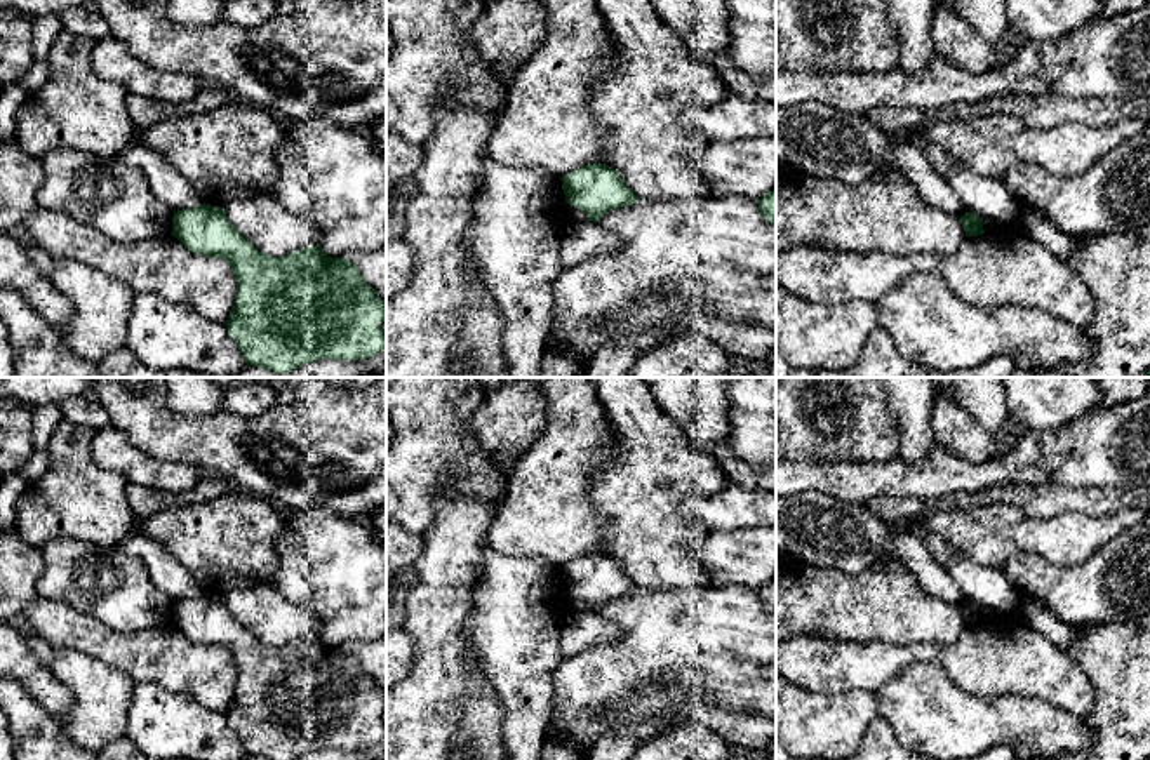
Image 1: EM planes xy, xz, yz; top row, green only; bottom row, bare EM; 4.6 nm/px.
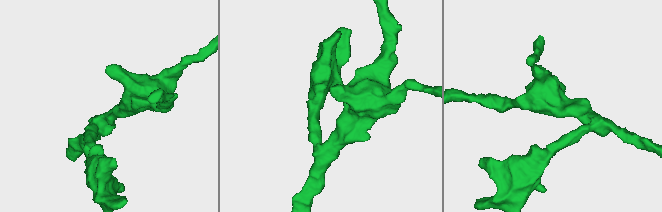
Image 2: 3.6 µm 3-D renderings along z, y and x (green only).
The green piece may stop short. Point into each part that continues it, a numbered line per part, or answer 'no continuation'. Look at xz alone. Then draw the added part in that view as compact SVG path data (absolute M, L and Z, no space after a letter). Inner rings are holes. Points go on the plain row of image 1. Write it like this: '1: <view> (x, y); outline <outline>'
no continuation

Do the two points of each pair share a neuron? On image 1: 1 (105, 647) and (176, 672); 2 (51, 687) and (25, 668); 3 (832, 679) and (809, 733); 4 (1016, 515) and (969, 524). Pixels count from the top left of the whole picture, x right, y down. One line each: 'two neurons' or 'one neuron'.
1: one neuron
2: one neuron
3: two neurons
4: one neuron

